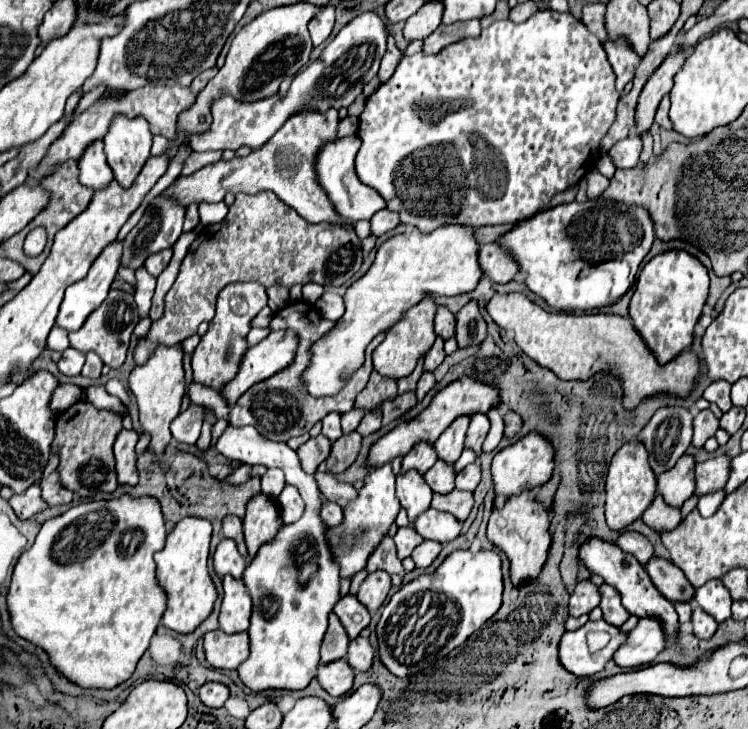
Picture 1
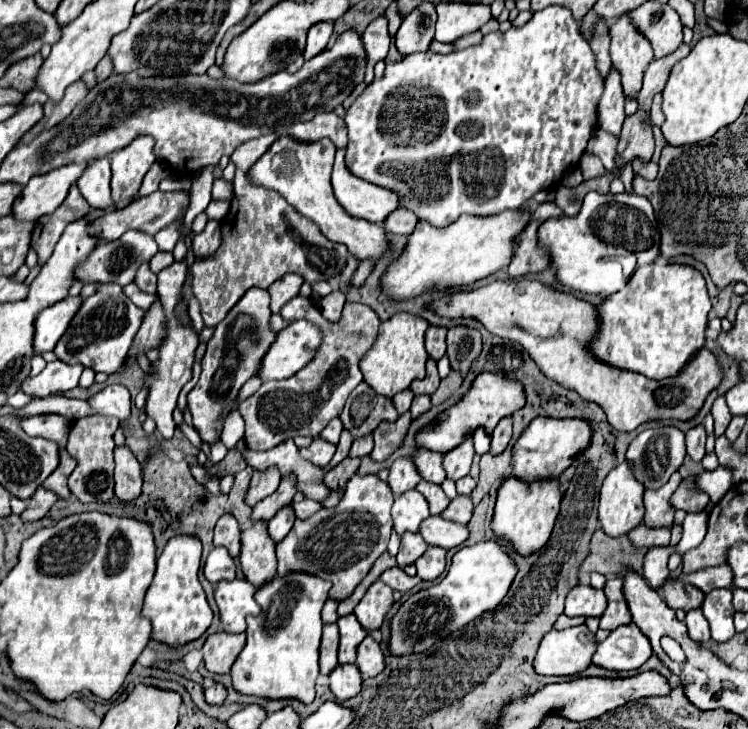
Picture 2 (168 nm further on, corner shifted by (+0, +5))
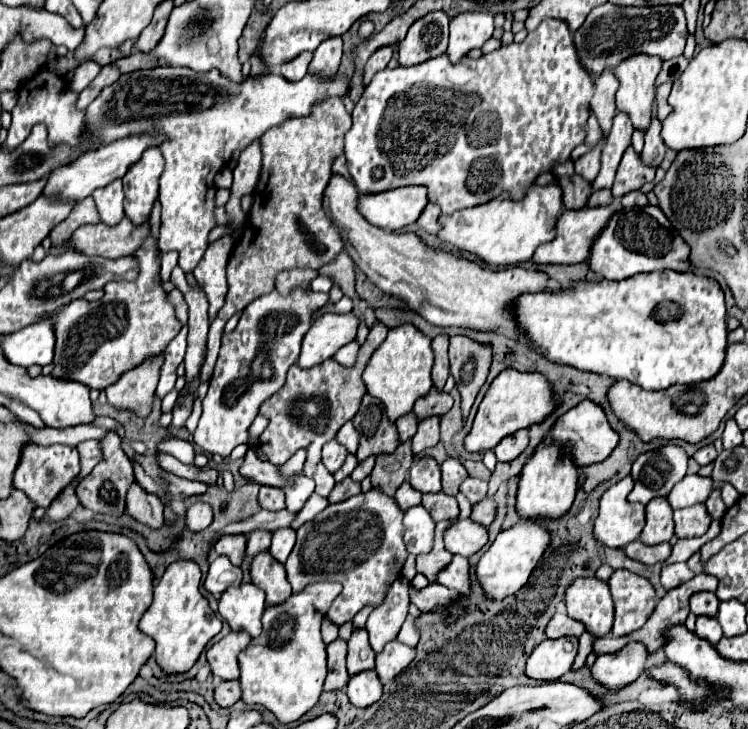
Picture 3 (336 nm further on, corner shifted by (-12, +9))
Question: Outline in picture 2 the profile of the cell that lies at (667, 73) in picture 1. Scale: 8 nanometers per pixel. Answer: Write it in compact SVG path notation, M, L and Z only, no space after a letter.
M640 107L636 113L626 115L618 143L620 163L632 161L634 157L650 161L654 153L654 135L652 135L652 125L650 121L646 121L644 115L646 113L640 111Z

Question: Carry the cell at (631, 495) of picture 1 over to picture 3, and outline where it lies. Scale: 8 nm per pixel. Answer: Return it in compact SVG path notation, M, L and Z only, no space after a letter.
M624 477L616 485L612 485L602 497L600 497L600 511L598 517L594 519L592 535L598 543L610 547L610 549L620 549L640 537L640 531L644 527L644 505L640 503L628 503L626 497L632 491L632 477Z

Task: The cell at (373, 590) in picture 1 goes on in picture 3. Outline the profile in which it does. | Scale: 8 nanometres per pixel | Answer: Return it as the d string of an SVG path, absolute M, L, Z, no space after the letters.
M396 581L392 591L388 591L388 599L380 607L376 607L366 623L366 631L370 635L370 647L380 653L386 643L394 641L406 615L408 615L408 583Z

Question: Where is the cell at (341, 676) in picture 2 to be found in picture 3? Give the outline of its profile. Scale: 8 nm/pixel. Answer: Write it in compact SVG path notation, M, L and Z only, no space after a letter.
M364 671L362 675L350 677L346 693L354 707L364 709L374 705L382 697L382 683L374 671Z

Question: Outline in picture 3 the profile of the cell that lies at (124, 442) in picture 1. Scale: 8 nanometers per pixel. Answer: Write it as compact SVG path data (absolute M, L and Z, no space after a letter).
M132 483L132 487L128 489L126 511L130 517L152 529L160 529L164 525L162 503L158 501L158 497L146 493L138 483Z

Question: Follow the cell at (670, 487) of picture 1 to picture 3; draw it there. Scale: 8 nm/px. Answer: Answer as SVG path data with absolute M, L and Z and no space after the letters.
M652 499L646 507L646 525L642 529L640 541L644 545L658 545L670 541L674 535L672 509L668 507L668 499Z

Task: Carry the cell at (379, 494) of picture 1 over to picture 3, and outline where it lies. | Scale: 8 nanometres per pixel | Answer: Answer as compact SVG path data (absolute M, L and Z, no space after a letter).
M370 489L366 495L350 497L348 501L328 505L322 513L318 513L312 521L302 525L296 533L296 545L292 555L288 557L288 563L284 565L288 583L292 585L292 593L298 593L304 589L304 585L312 581L338 581L342 583L342 593L332 603L326 619L334 625L344 625L354 619L354 615L366 607L378 607L382 605L390 585L402 577L402 565L406 561L406 547L402 541L402 511L396 507L396 501L388 495L384 495L380 489Z

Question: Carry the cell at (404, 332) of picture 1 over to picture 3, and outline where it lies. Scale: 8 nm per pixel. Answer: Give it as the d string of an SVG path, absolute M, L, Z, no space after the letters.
M400 325L388 331L382 347L378 347L362 375L366 393L380 401L384 415L390 423L396 423L402 415L410 413L414 403L432 389L430 369L434 363L430 339L422 335L414 325Z

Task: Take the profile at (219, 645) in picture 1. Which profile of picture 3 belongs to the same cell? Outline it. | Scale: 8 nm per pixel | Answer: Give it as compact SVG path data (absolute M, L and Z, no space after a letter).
M232 631L224 639L214 643L206 651L206 659L208 659L208 665L212 669L212 675L222 679L222 681L238 679L238 675L240 675L238 653L250 643L250 639L252 637L244 631L238 631L238 633Z

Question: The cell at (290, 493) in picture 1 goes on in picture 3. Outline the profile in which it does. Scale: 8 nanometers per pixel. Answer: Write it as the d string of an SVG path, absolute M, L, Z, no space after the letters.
M284 527L272 535L272 545L268 551L278 563L286 563L288 555L292 553L294 541L296 541L296 531L292 531L290 527Z

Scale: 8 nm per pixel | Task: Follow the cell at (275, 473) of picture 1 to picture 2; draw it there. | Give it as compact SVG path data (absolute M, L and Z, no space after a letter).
M268 467L264 471L254 471L252 481L250 481L250 489L246 495L246 503L256 505L264 497L272 495L276 491L278 483L280 483L280 471L276 467Z

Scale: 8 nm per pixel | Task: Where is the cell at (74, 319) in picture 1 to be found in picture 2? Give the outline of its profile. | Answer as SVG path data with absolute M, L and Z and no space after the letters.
M66 297L52 307L46 307L36 319L36 353L44 353L56 347L58 339L68 329L68 323L74 319L82 305L82 297Z

